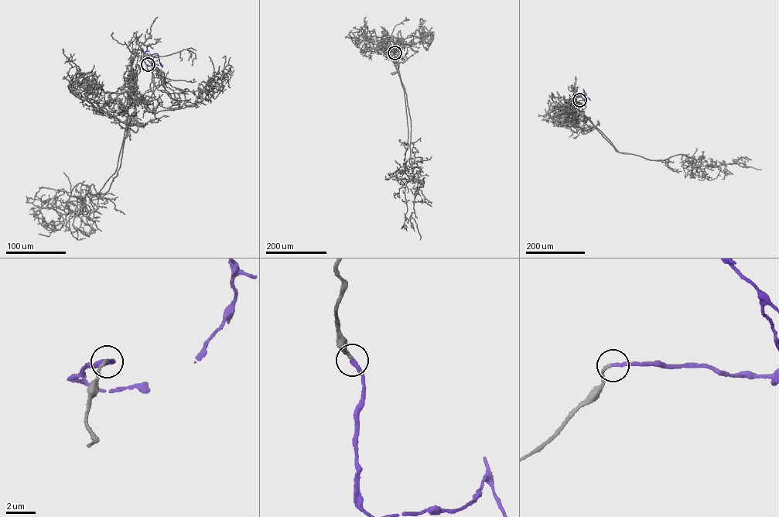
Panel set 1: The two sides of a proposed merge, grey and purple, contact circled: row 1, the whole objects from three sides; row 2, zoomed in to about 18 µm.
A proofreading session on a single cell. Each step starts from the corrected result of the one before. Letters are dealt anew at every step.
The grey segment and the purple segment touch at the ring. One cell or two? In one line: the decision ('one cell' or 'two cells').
one cell

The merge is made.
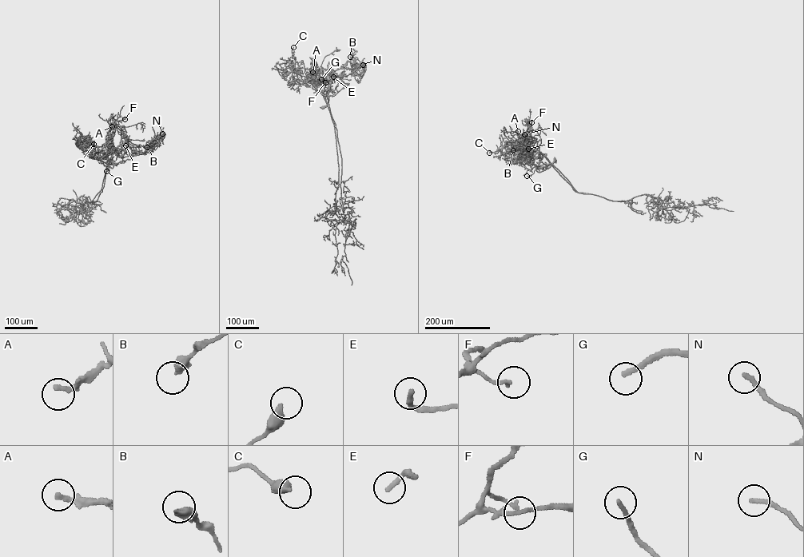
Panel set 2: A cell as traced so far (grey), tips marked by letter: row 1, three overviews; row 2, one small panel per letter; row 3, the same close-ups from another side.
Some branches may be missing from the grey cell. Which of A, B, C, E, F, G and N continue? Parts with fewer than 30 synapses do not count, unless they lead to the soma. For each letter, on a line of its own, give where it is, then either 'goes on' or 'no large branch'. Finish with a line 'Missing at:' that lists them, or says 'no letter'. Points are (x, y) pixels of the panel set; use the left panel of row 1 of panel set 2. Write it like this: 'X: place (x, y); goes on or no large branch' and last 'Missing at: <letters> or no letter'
A: place (112, 126); no large branch
B: place (147, 147); no large branch
C: place (93, 144); no large branch
E: place (125, 145); goes on
F: place (125, 119); no large branch
G: place (106, 171); goes on
N: place (162, 133); no large branch
Missing at: E, G

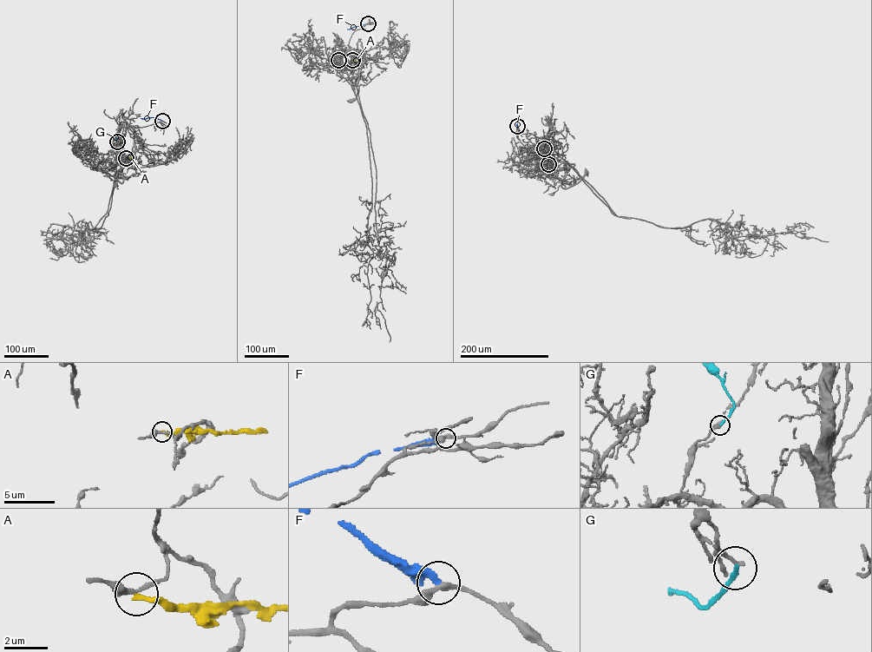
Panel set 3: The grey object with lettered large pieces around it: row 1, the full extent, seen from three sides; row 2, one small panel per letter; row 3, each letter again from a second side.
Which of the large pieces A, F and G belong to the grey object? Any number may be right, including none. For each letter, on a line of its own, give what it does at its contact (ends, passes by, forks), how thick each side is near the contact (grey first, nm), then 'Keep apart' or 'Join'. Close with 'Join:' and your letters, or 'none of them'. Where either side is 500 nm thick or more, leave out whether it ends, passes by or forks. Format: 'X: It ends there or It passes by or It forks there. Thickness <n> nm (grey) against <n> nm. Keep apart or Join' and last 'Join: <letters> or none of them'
A: It ends there. Thickness 280 nm (grey) against 240 nm. Keep apart
F: It ends there. Thickness 260 nm (grey) against 280 nm. Keep apart
G: It ends there. Thickness 160 nm (grey) against 200 nm. Keep apart
Join: none of them

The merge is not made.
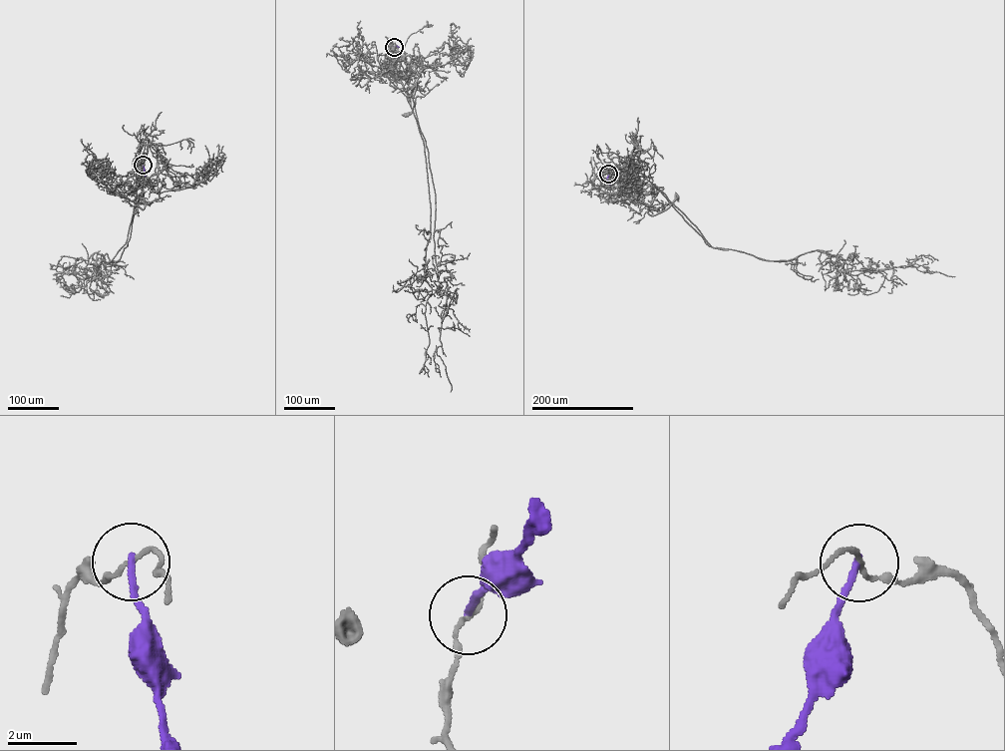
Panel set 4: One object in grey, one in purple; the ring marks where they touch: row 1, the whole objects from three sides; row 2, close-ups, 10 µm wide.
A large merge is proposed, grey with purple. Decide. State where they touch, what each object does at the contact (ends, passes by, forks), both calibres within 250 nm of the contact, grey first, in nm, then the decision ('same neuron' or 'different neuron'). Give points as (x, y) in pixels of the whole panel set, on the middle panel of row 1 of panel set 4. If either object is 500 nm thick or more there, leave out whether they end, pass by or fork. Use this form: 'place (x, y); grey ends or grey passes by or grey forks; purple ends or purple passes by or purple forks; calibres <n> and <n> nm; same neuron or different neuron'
place (394, 47); grey passes by; purple ends; calibres 100 and 190 nm; different neuron

